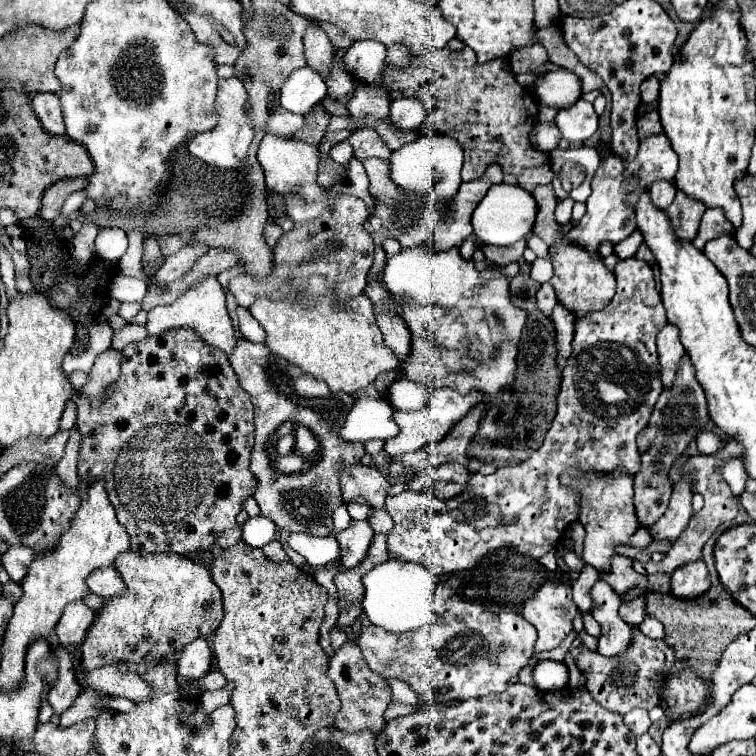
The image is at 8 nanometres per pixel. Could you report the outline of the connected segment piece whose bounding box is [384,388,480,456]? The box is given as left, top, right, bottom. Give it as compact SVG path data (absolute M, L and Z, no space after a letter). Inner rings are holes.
M438 388L438 390L432 392L432 400L422 410L416 410L416 412L396 410L396 424L400 426L400 434L384 444L384 452L388 456L406 454L406 452L414 452L414 450L422 448L424 444L442 440L448 434L448 428L452 428L452 424L456 424L456 420L460 420L460 416L464 416L464 412L468 412L478 402L480 402L480 396L476 396L476 394L462 396L462 394L454 392L454 390Z

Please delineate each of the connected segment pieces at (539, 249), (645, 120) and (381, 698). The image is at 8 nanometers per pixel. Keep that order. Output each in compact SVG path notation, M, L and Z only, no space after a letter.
M532 234L528 238L527 246L538 258L545 258L549 254L549 246L537 234Z
M656 110L644 114L642 118L638 118L638 136L640 138L646 138L646 136L654 136L654 134L660 134L664 132L662 130L662 124L660 124L660 116Z
M348 640L340 650L336 650L334 658L330 658L328 676L336 684L338 698L342 702L342 706L334 718L334 726L344 732L360 732L360 730L372 730L376 734L382 732L384 724L386 724L382 714L392 700L392 690L382 676L376 676L376 672L372 672L368 668L368 664L364 664L362 652L356 642Z

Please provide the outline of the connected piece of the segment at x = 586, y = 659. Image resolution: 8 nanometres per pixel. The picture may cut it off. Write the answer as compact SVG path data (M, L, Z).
M632 626L632 638L626 652L616 656L602 656L598 650L588 650L584 644L578 648L576 664L580 672L586 676L586 690L592 698L606 710L626 714L634 708L652 710L662 704L662 686L670 672L676 668L674 648L666 640L652 640L640 632L638 626Z

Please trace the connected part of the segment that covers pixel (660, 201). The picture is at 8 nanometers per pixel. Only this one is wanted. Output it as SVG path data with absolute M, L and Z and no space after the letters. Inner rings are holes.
M658 180L650 186L650 194L652 194L652 202L658 206L658 208L668 208L676 196L676 186L668 180Z

